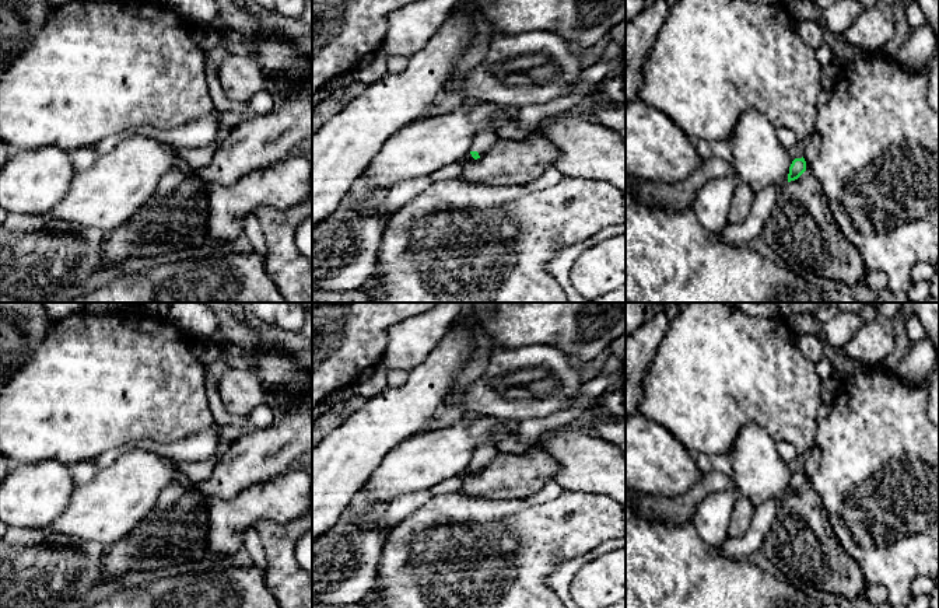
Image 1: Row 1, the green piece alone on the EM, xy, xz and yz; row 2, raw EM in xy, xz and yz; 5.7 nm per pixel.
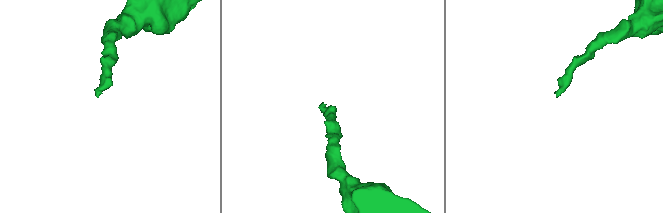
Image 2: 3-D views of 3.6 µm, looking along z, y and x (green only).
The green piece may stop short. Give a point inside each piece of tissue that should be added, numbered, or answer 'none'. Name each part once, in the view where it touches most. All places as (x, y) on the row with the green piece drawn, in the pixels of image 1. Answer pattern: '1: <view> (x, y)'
1: xz (484, 139)

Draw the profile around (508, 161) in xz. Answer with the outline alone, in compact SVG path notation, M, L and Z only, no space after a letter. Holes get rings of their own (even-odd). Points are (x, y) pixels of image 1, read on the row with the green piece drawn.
M533 134L525 140L498 139L477 160L467 153L459 161L463 165L459 178L493 185L528 185L557 160L558 150L542 134Z

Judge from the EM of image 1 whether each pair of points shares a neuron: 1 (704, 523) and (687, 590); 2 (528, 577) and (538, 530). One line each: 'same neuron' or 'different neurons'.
1: different neurons
2: same neuron

